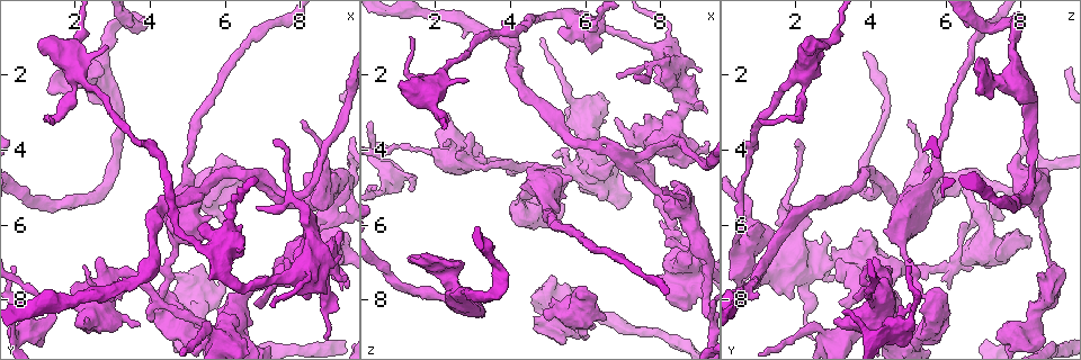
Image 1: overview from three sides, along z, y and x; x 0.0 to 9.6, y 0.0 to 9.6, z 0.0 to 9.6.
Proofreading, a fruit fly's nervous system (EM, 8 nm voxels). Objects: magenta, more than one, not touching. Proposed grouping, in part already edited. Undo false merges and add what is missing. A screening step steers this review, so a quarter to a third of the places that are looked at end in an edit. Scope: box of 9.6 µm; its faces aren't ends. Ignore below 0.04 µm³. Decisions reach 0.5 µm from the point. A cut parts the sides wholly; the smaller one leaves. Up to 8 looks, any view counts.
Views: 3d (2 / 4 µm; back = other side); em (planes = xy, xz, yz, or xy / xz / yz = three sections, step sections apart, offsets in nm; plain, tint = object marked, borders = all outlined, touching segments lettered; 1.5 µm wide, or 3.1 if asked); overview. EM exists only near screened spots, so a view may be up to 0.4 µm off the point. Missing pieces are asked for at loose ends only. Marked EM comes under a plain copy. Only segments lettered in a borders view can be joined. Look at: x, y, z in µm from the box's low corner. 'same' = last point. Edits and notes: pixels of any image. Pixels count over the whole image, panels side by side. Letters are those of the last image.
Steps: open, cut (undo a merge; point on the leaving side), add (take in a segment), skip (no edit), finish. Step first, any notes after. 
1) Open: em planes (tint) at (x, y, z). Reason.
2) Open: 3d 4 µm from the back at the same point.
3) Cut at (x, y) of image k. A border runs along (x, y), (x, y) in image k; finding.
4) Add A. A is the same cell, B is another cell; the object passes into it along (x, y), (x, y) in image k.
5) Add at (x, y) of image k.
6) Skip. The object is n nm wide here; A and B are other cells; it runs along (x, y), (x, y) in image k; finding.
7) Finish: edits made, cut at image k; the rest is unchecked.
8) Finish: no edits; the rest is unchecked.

Open: em planes (borders) at (8.45, 7.05, 6.20). Thick turns thin.

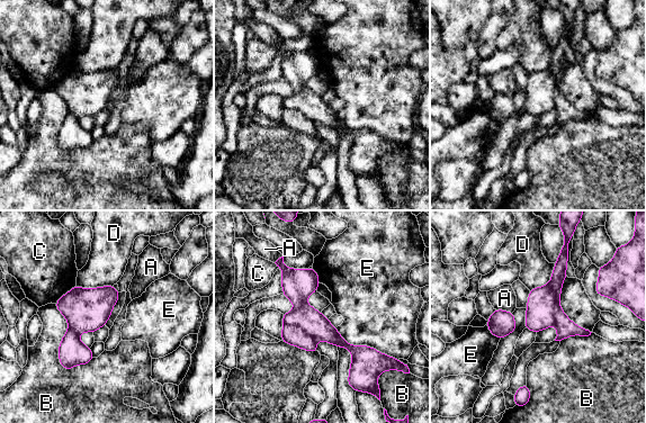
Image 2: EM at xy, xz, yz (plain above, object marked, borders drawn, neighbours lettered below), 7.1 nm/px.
Cut at (565, 327) of image 2. The object is 240 nm wide here; A, B, C, D and E are other cells; a border runs along (547, 285), (555, 298), (554, 324) in image 2; a second cell is stuck on.

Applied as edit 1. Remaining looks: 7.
Open: overview.

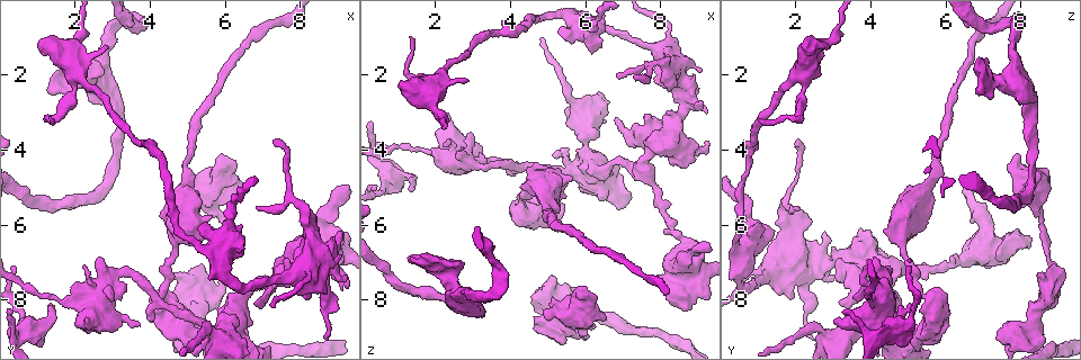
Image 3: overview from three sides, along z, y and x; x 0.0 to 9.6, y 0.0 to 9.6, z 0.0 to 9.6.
Open: em planes (borders) at (5.10, 5.25, 7.95). Branch stops here.

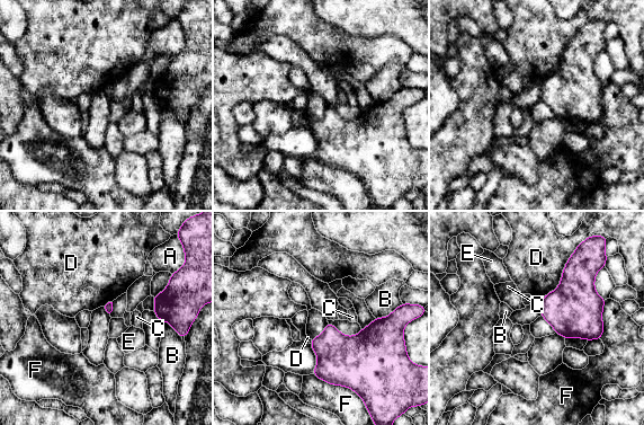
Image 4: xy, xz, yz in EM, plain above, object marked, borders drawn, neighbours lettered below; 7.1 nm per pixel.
Skip. A, B, C, D, E and F are other cells; a border runs along (574, 251), (560, 284), (543, 298) in image 4; no lettered segment goes on from it.

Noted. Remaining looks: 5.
Open: 3d 2 µm at (1.30, 8.20, 5.05). An open end.

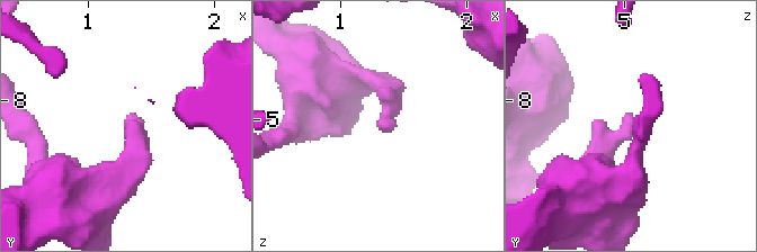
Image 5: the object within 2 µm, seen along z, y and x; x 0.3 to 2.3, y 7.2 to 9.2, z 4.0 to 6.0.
Open: em yz step 8 (borders) at (1.36, 8.20, 5.10). Need the tissue.

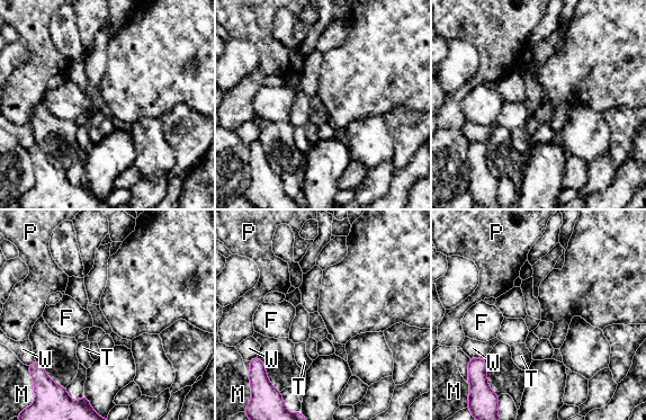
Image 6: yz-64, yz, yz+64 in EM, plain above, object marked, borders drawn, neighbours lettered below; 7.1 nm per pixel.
Open: em planes (borders) at the same point.

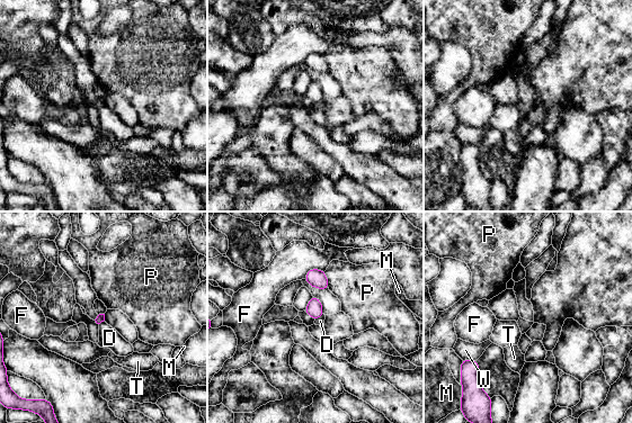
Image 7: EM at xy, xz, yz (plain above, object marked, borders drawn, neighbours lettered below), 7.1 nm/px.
Skip. D, F, M, P, T and W are other cells; none of them fits.

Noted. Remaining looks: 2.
Open: 3d 2 µm at (4.65, 7.30, 8.50). Free end.

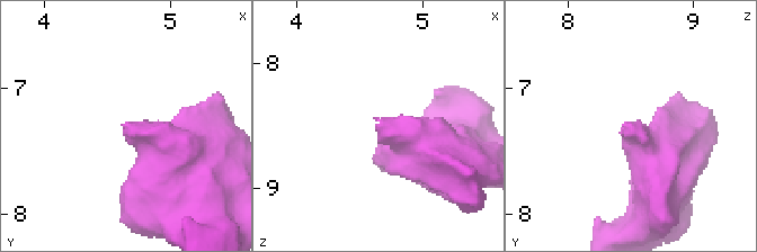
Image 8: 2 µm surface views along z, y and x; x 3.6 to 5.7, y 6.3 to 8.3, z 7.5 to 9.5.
Open: em planes (borders) at (4.64, 7.30, 8.48).

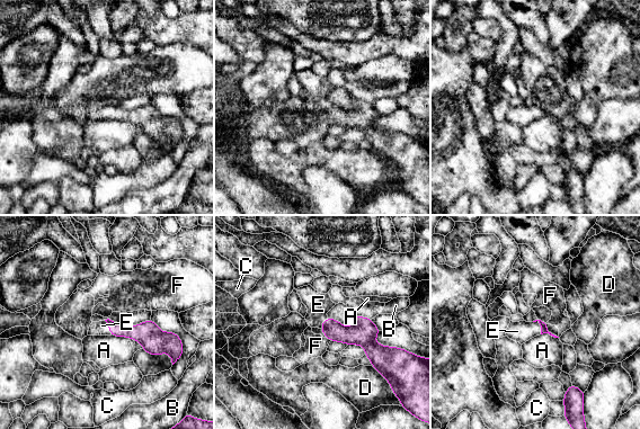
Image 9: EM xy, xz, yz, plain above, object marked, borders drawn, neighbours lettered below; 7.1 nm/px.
Add E. E is the same cell, A, B, C, D and F are other cells; the object passes into it along (543, 327), (540, 324), (522, 331) in image 9; the cell continues.

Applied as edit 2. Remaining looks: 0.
Finish: edits made, cut at image 2, add at image 9; the rest is unchecked.

